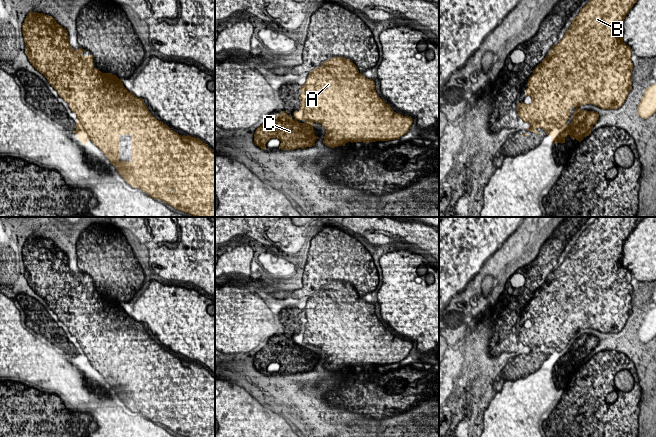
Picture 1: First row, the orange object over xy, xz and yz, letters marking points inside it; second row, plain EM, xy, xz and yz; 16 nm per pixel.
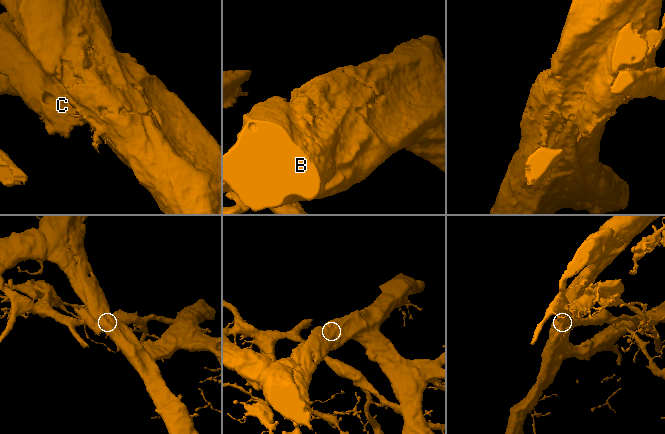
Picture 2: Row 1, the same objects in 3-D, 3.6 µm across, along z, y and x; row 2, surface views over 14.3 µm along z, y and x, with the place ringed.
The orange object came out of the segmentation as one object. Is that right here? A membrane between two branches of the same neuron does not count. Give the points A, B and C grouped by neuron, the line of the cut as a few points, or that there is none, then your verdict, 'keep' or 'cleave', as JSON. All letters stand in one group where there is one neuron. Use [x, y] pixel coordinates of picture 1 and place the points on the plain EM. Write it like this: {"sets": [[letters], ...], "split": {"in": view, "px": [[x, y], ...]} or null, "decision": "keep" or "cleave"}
{"sets": [["A", "B"], ["C"]], "split": {"in": "xz", "px": [[300, 331], [303, 332], [303, 340], [313, 345]]}, "decision": "cleave"}

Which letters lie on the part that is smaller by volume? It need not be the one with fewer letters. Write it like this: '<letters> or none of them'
C

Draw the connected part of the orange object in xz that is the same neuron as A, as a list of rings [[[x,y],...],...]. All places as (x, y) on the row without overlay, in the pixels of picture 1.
[[[334,281],[309,296],[306,307],[299,313],[303,341],[320,347],[326,354],[323,367],[335,372],[348,366],[376,366],[400,363],[412,347],[412,341],[396,337],[381,323],[373,304],[358,295],[349,283]]]

